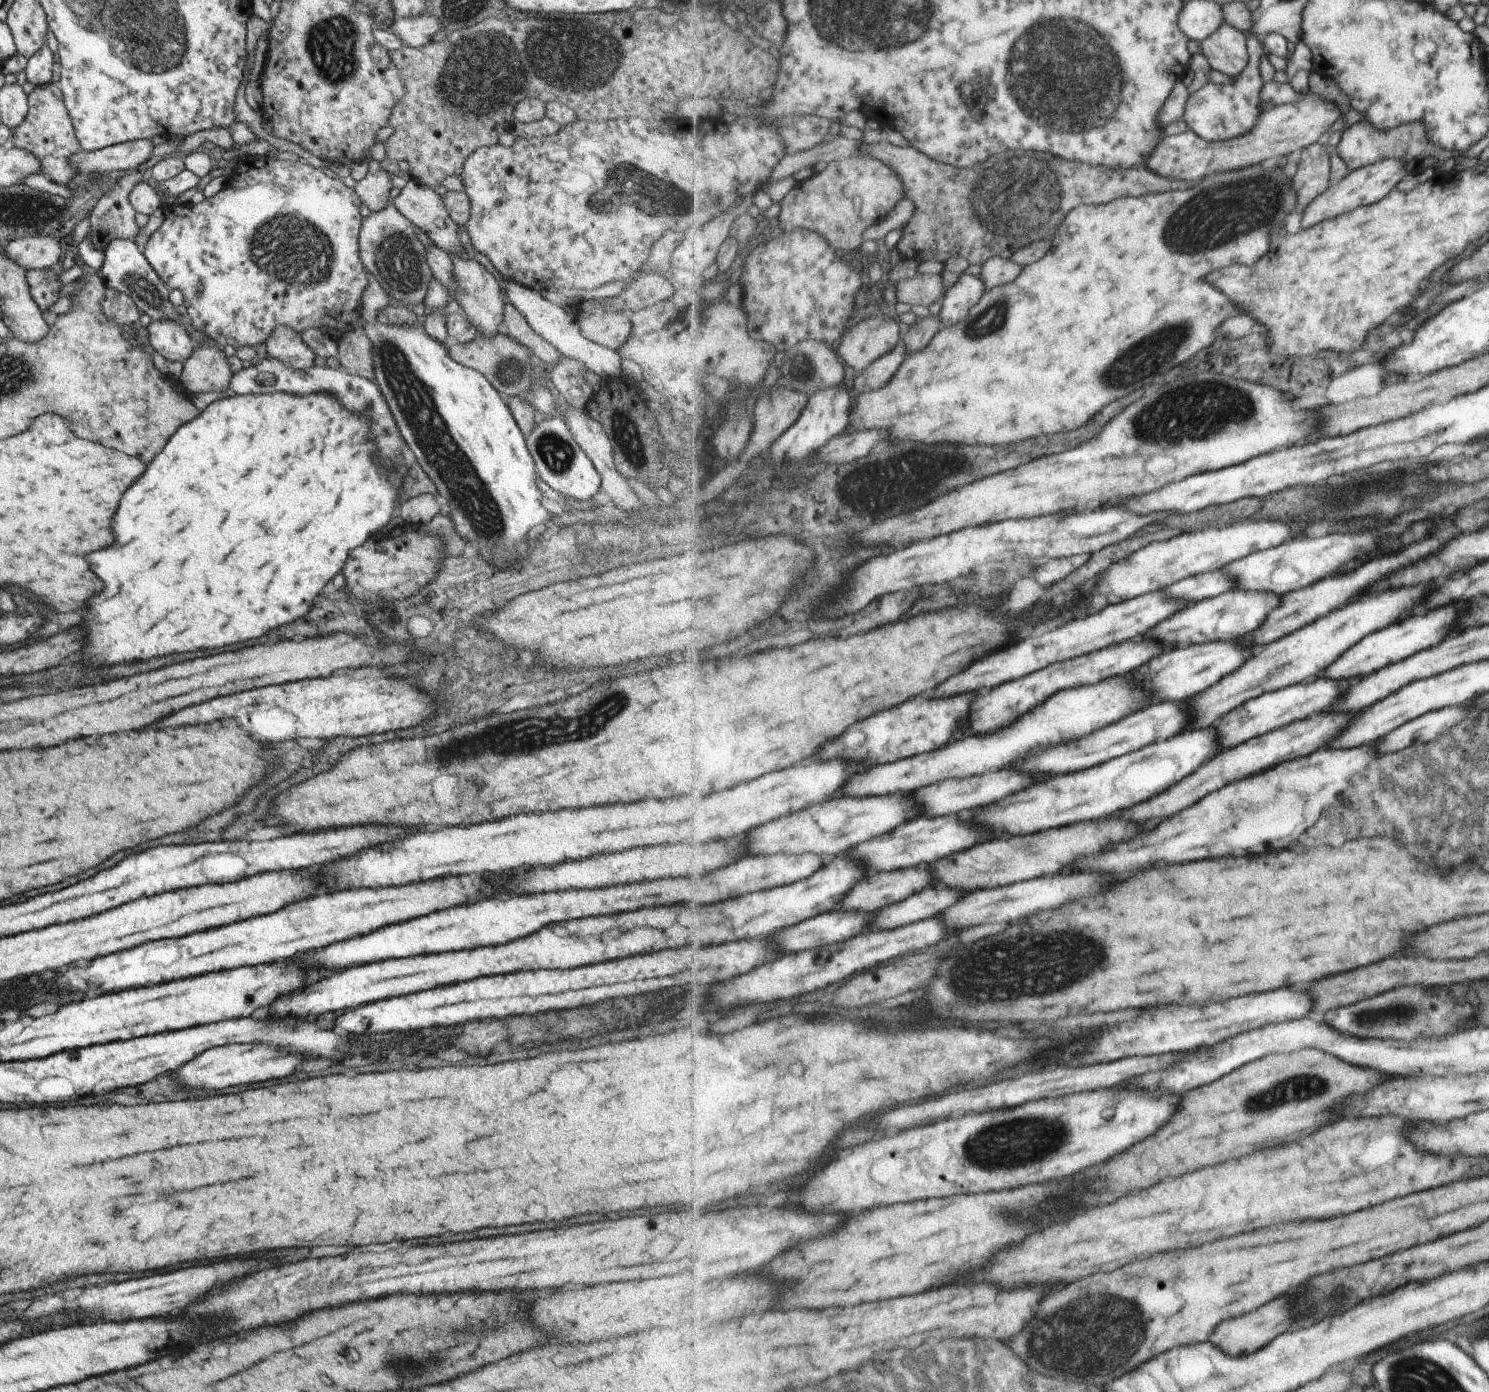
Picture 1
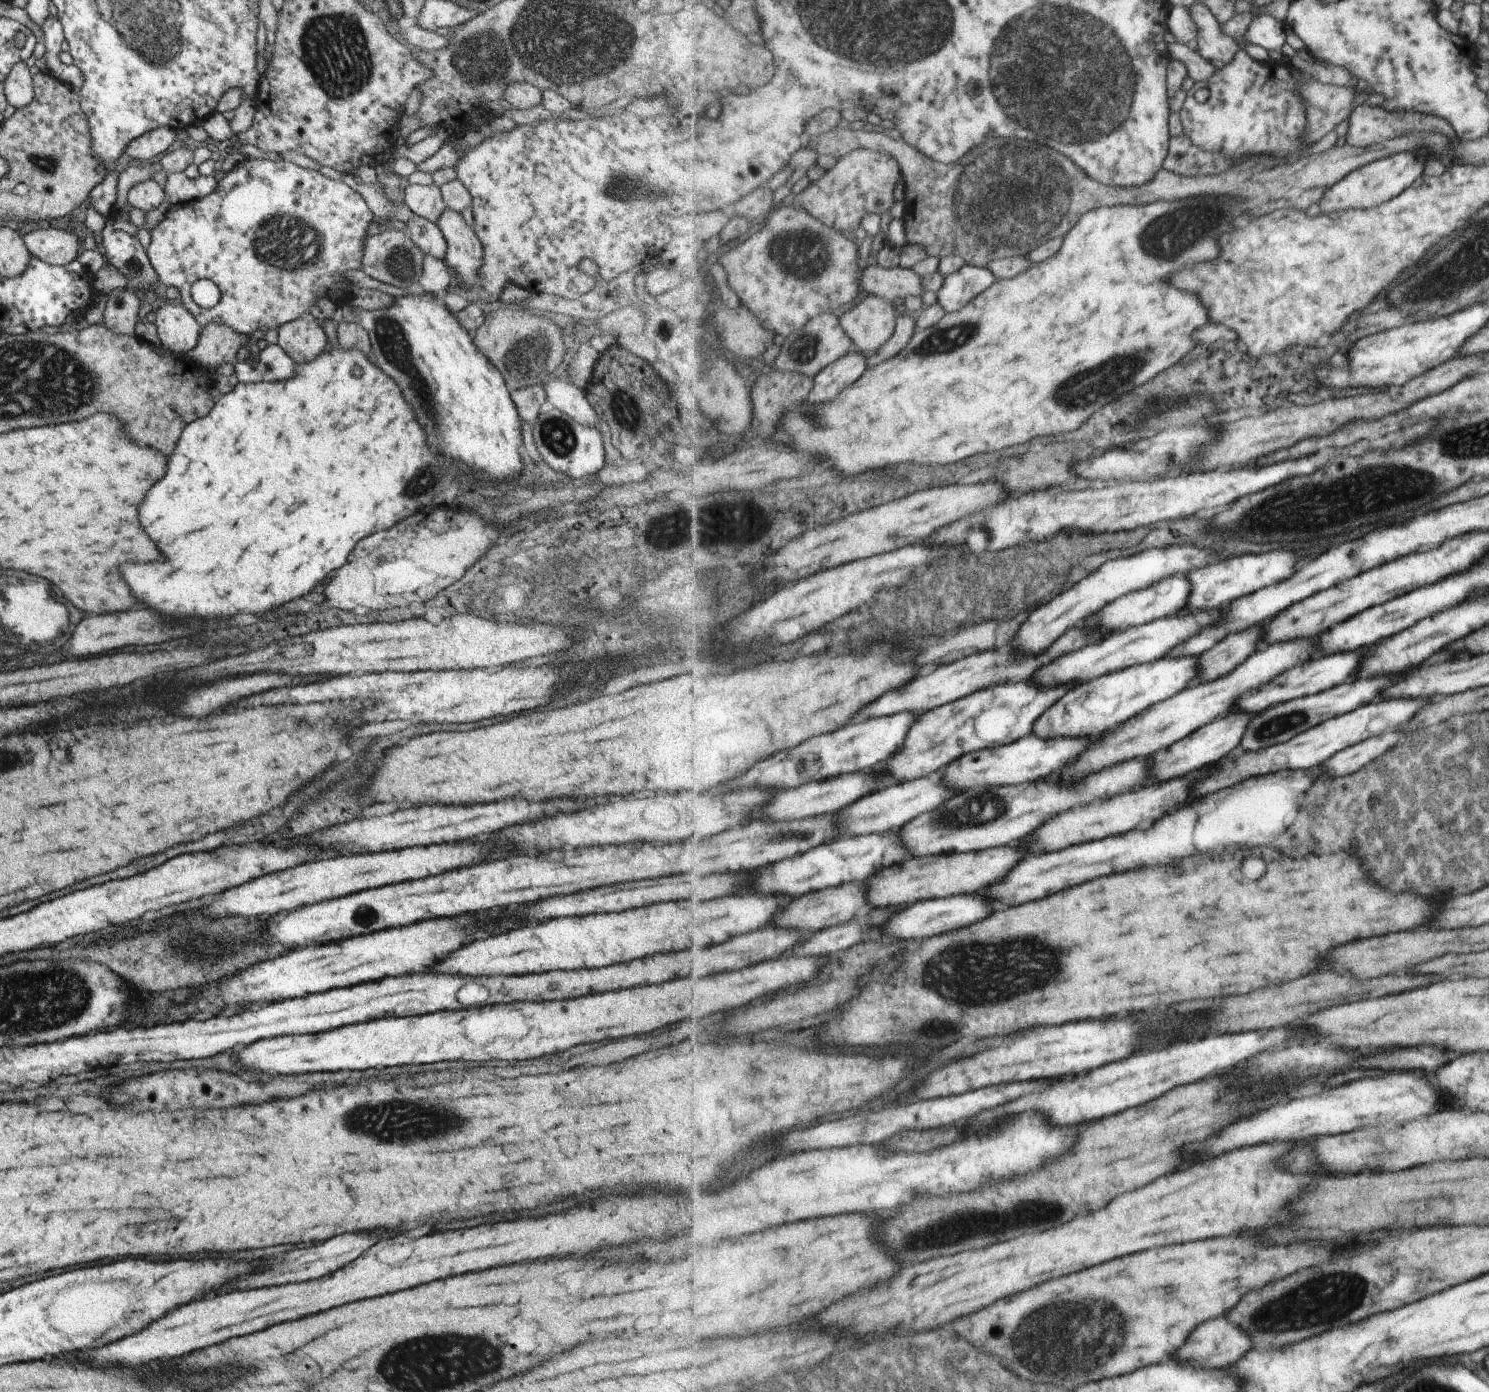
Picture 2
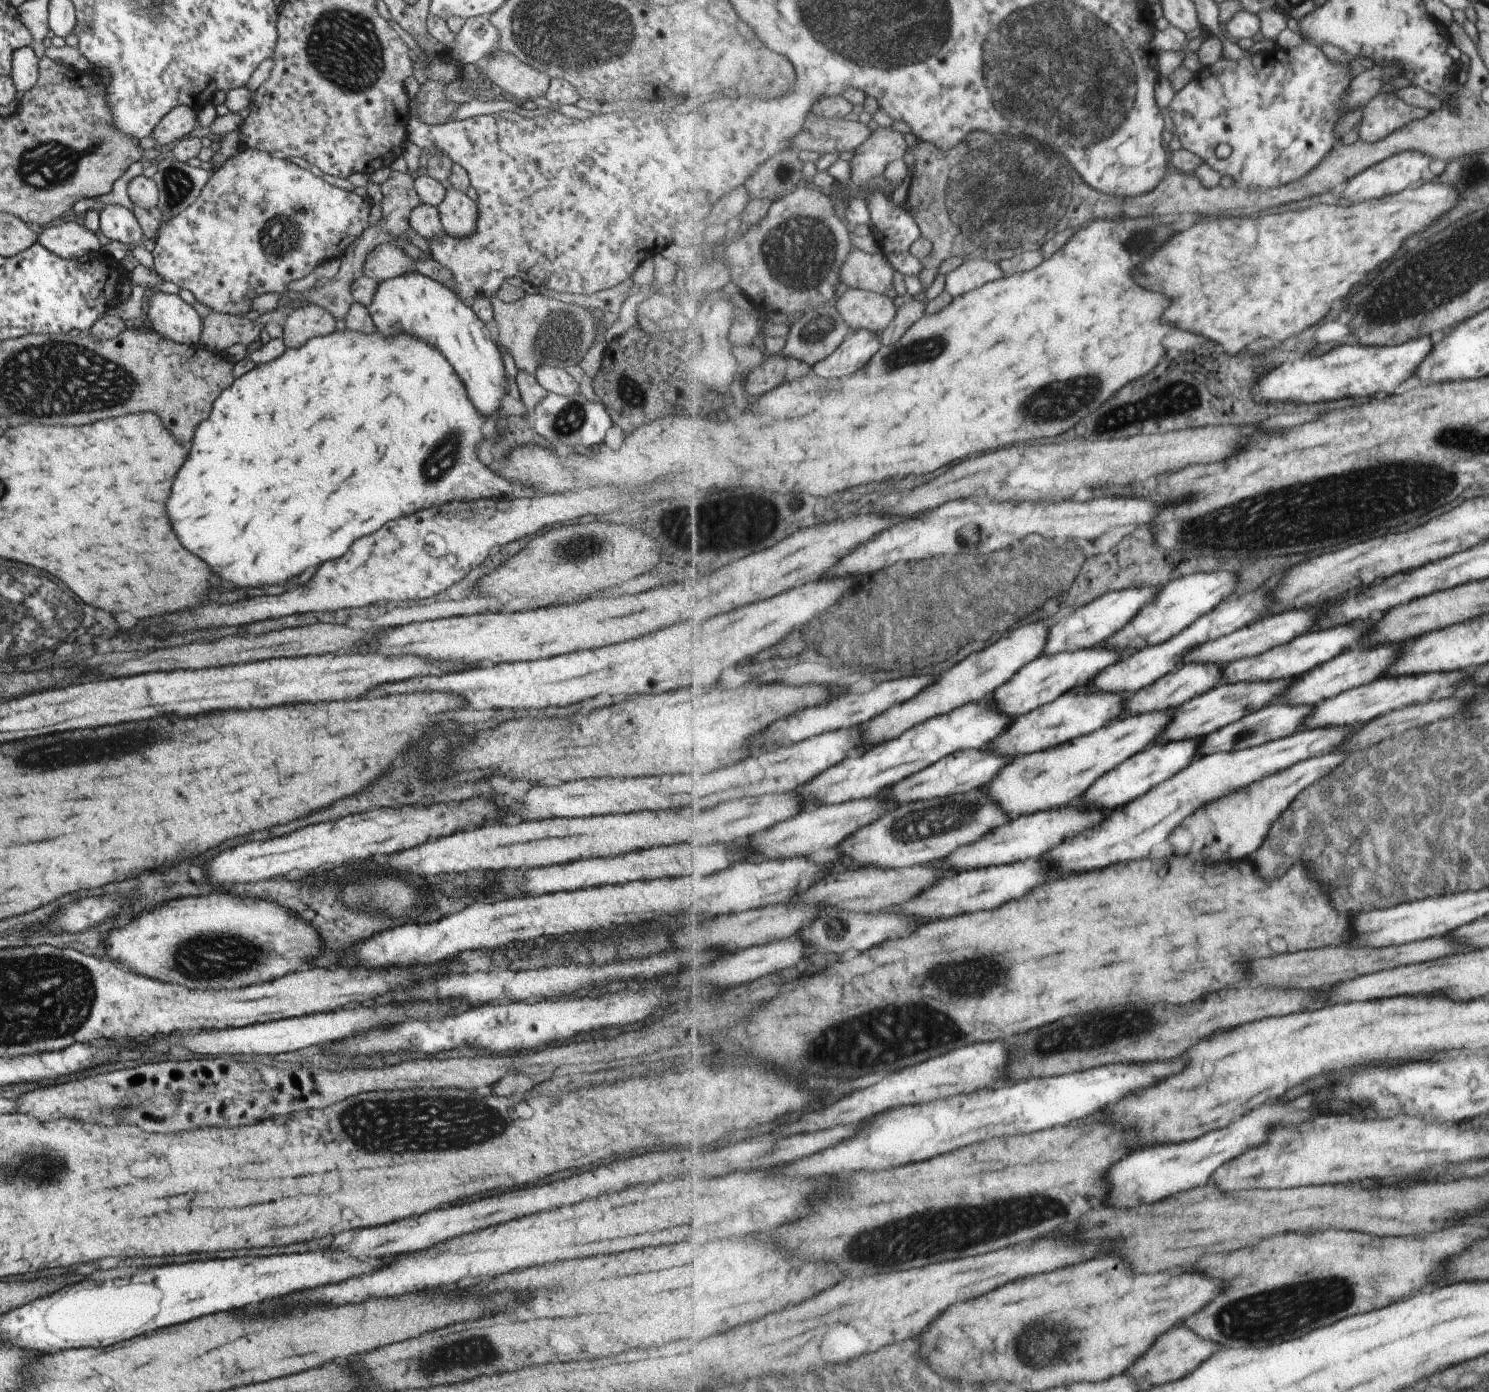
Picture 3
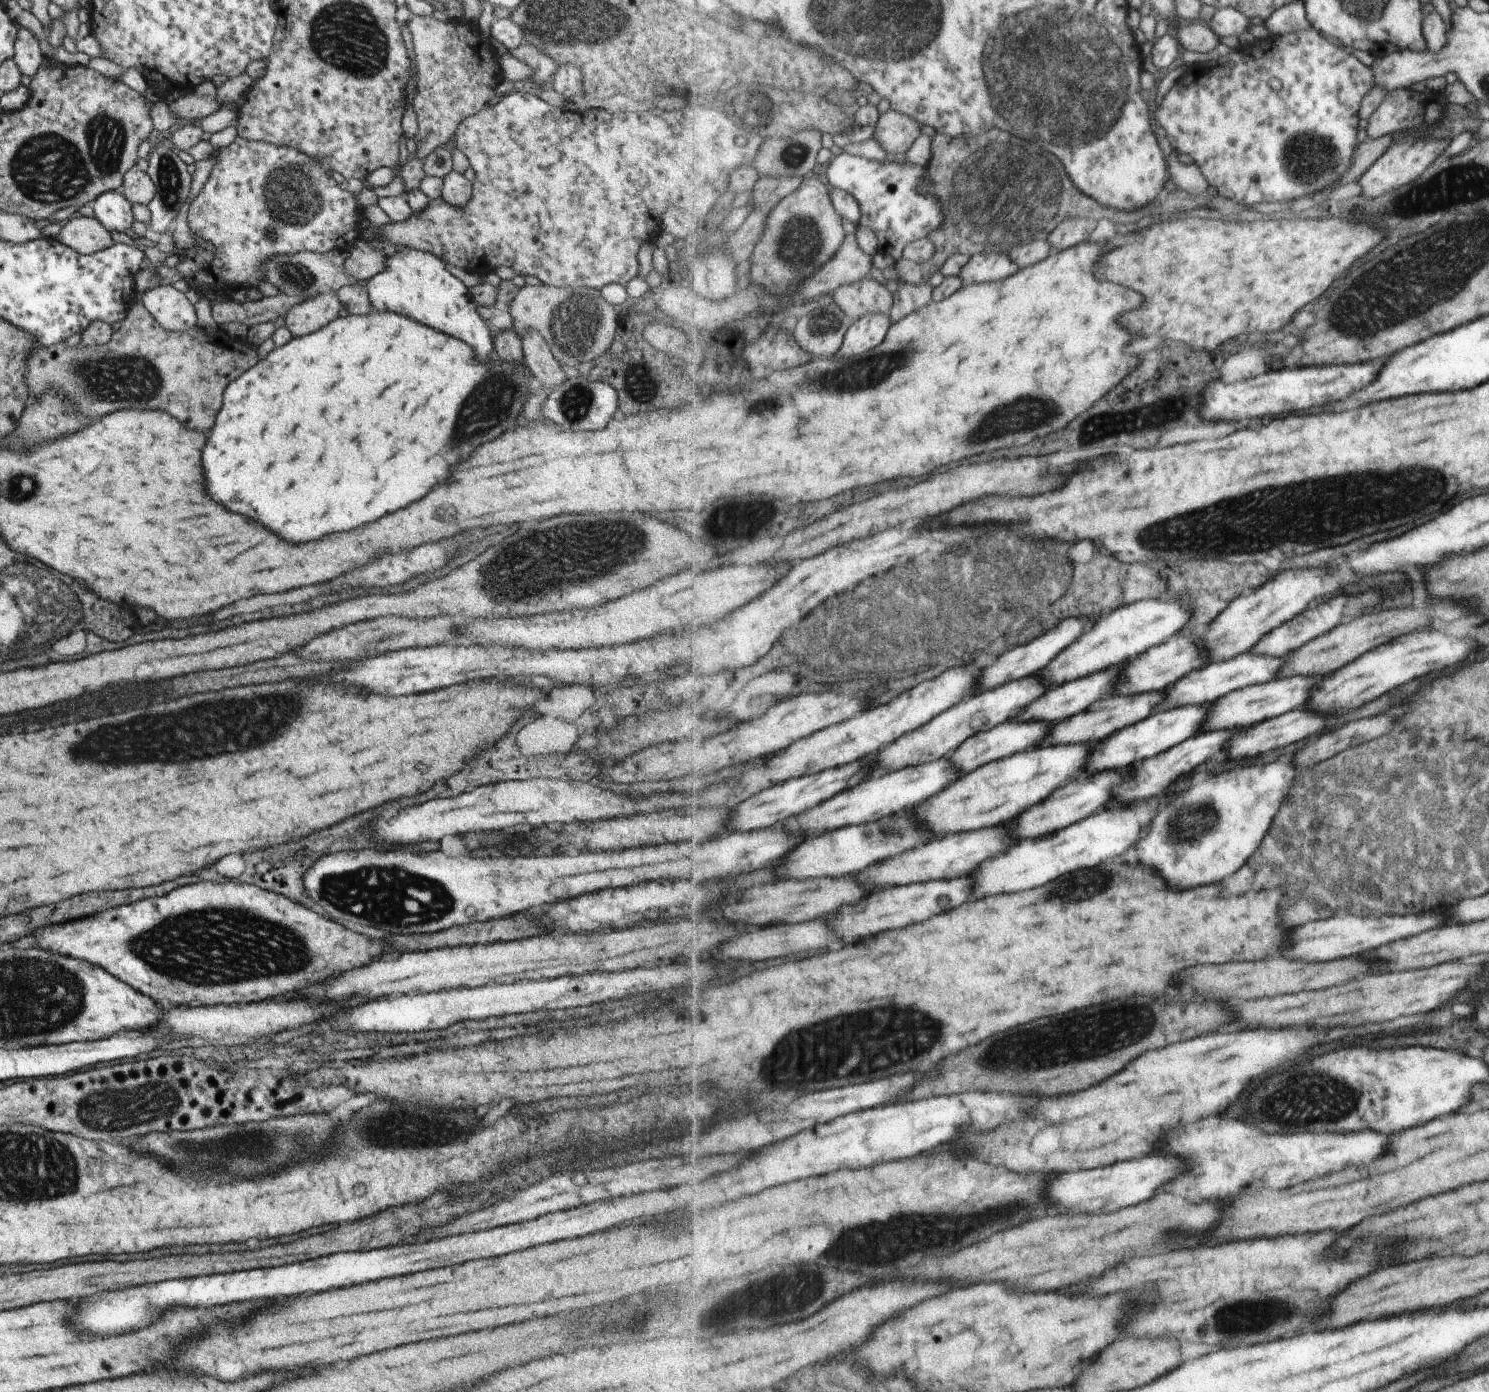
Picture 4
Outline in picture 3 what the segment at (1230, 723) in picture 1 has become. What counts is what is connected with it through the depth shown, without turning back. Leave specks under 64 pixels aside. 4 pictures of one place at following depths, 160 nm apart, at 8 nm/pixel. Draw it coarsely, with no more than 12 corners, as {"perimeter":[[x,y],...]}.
{"perimeter":[[1200,740],[1157,743],[1106,772],[1083,806],[1113,810],[1172,779]]}

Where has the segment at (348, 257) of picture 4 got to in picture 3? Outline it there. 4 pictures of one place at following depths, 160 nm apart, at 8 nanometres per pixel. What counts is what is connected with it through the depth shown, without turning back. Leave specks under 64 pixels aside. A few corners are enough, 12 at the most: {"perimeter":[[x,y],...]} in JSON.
{"perimeter":[[379,243],[362,274],[379,282],[413,271],[413,260],[393,243]]}

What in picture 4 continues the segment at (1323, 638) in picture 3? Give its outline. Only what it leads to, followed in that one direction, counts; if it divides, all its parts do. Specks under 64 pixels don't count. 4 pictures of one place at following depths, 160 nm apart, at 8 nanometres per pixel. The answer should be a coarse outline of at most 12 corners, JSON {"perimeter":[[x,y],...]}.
{"perimeter":[[1245,654],[1163,690],[1157,710],[1212,704],[1273,680],[1283,660]]}

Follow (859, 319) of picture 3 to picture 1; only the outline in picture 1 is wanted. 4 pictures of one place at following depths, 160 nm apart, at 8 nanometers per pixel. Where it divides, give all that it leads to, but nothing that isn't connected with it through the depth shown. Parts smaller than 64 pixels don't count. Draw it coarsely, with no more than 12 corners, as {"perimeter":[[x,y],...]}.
{"perimeter":[[855,321],[836,349],[859,373],[901,340],[898,321]]}

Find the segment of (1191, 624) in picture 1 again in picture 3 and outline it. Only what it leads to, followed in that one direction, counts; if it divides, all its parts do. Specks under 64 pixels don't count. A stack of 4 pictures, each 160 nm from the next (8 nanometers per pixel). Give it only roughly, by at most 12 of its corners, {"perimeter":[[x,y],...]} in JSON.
{"perimeter":[[1097,648],[1037,657],[995,706],[1029,714],[1085,688],[1125,655]]}

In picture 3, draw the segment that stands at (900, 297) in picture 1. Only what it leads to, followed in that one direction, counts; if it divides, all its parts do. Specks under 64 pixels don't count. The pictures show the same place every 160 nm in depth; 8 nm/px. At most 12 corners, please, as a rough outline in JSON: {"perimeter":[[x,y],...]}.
{"perimeter":[[853,247],[840,270],[847,287],[883,293],[893,270],[883,252]]}

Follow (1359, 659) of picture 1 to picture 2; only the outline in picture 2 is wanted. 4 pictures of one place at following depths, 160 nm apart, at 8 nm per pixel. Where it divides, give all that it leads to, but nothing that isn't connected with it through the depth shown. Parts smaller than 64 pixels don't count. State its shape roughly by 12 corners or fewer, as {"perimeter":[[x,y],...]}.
{"perimeter":[[1359,652],[1309,660],[1237,699],[1231,712],[1262,713],[1353,676]]}

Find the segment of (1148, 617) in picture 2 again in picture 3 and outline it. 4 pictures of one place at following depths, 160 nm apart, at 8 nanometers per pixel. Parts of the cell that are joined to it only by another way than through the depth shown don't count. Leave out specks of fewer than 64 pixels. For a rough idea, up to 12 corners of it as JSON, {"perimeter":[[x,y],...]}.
{"perimeter":[[1160,586],[1109,592],[1050,626],[1043,656],[1091,649]]}

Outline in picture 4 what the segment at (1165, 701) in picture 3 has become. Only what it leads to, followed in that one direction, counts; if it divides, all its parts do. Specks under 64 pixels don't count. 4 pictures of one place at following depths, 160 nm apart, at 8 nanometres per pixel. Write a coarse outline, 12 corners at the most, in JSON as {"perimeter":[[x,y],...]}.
{"perimeter":[[1164,692],[1105,696],[1041,746],[1089,744],[1157,711]]}

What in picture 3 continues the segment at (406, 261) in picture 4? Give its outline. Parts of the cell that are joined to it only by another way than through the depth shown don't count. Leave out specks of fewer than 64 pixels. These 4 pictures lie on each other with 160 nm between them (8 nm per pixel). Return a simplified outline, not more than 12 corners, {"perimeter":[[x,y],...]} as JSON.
{"perimeter":[[379,281],[376,330],[438,348],[477,412],[499,410],[502,356],[446,285]]}

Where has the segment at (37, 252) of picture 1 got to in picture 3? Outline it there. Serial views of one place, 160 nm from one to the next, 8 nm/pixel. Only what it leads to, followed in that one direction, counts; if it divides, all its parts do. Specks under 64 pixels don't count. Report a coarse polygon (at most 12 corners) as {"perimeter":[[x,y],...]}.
{"perimeter":[[73,221],[44,229],[36,242],[64,259],[97,252],[94,233]]}

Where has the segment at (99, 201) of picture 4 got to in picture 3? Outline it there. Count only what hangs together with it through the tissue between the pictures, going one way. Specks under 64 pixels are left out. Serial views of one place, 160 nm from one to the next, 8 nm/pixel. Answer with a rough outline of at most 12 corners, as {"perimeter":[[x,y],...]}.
{"perimeter":[[118,204],[100,208],[98,229],[123,244],[143,236],[133,213]]}

